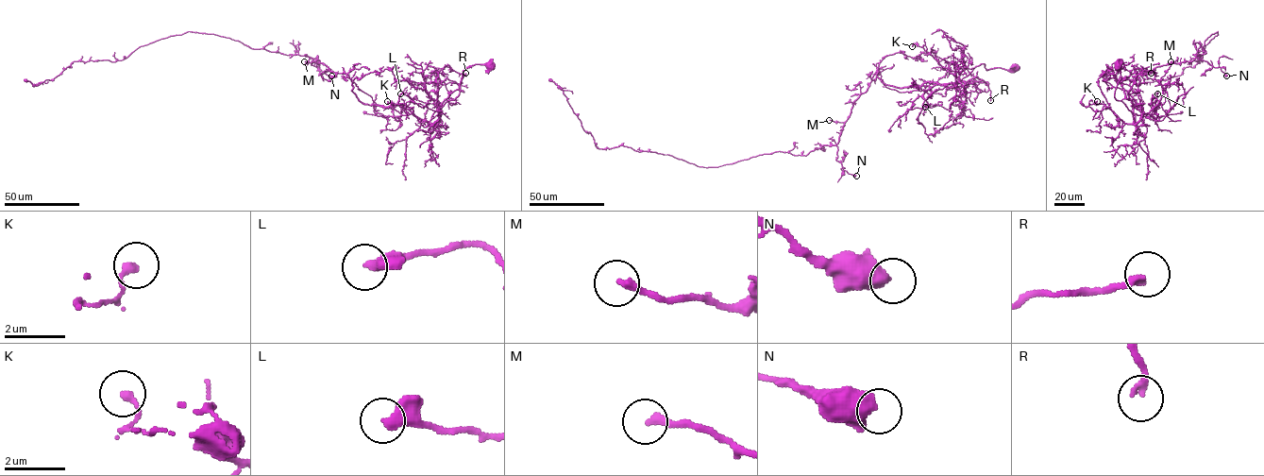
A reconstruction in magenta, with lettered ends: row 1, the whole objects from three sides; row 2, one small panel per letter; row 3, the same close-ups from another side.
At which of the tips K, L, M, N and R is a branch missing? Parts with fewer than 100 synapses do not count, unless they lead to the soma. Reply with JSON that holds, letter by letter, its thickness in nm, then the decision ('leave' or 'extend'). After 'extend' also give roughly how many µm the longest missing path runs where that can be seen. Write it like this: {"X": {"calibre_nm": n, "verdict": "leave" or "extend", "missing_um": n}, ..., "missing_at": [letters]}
{"K": {"calibre_nm": 240, "verdict": "leave"}, "L": {"calibre_nm": 340, "verdict": "leave"}, "M": {"calibre_nm": 260, "verdict": "leave"}, "N": {"calibre_nm": 600, "verdict": "leave"}, "R": {"calibre_nm": 220, "verdict": "leave"}, "missing_at": []}

